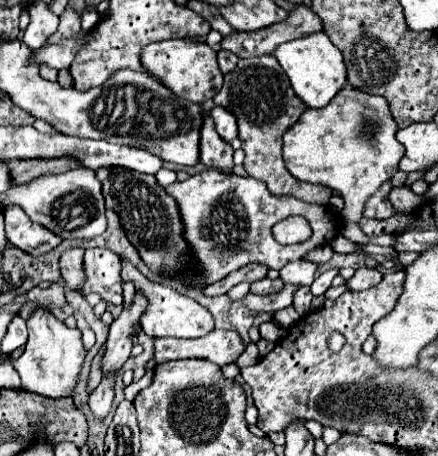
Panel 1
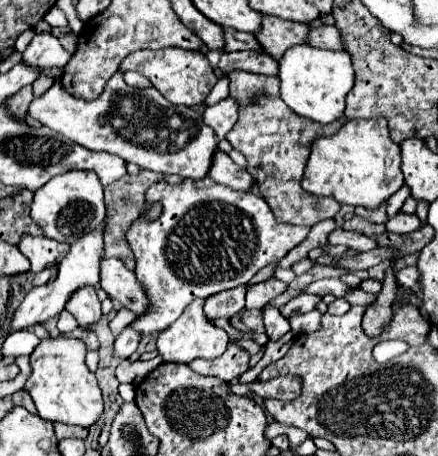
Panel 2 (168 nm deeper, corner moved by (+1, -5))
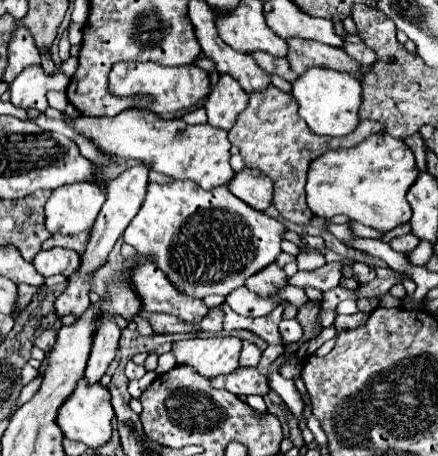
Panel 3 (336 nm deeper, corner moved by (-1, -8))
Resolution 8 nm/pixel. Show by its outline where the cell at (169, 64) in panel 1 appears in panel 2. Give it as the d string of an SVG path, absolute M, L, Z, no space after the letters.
M168 47L168 49L158 49L158 51L152 51L152 49L136 51L128 57L124 57L118 71L120 73L126 73L126 71L142 73L144 77L148 77L152 81L152 85L172 105L186 105L186 107L204 103L204 99L208 97L208 93L212 91L212 87L218 81L206 55L202 55L200 51L186 51L186 49L178 49L178 47Z

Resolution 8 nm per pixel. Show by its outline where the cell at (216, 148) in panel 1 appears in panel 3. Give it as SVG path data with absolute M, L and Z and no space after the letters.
M244 168L232 176L228 190L256 210L266 210L272 200L272 180L260 170Z

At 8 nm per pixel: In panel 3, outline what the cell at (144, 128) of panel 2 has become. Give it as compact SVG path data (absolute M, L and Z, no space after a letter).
M46 108L44 114L52 120L62 120L74 132L86 136L96 148L120 158L134 158L154 172L172 176L174 180L192 180L198 186L210 190L224 186L234 170L230 168L230 142L224 130L208 124L186 124L182 118L160 118L148 108L126 108L118 116L68 116L54 108Z

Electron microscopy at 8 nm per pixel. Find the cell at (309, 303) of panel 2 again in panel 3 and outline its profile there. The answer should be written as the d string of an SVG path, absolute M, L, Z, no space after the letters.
M288 318L280 322L280 334L282 334L282 344L290 344L290 342L298 342L304 334L298 318Z

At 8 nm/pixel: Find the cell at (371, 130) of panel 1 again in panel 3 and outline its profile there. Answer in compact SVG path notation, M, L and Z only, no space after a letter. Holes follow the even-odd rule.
M376 132L352 148L328 150L316 158L308 170L306 200L316 216L332 218L336 214L346 214L354 222L388 232L410 220L412 208L406 200L406 192L416 178L418 168L410 148L386 132ZM396 150L402 150L404 158L394 158Z

